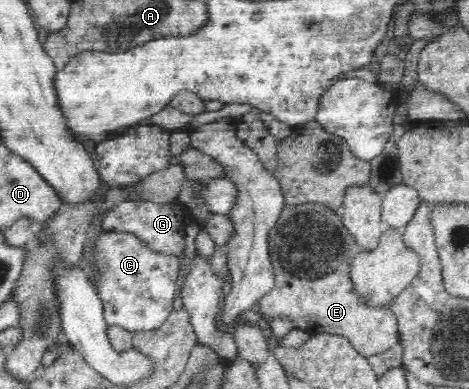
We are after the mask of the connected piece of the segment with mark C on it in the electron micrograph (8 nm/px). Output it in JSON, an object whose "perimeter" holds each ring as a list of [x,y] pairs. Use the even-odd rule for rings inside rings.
{"perimeter":[[[102,231],[95,241],[93,254],[96,288],[103,302],[104,318],[108,326],[119,326],[130,332],[159,329],[173,311],[180,259],[171,254],[155,252],[145,246],[137,236],[125,232]]]}

